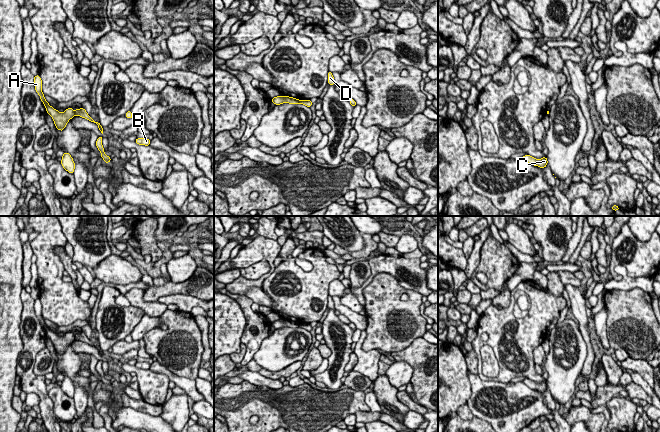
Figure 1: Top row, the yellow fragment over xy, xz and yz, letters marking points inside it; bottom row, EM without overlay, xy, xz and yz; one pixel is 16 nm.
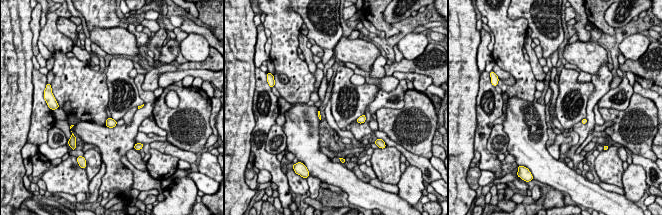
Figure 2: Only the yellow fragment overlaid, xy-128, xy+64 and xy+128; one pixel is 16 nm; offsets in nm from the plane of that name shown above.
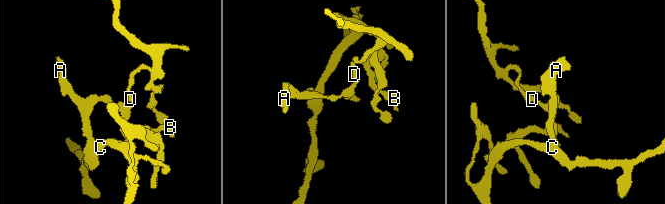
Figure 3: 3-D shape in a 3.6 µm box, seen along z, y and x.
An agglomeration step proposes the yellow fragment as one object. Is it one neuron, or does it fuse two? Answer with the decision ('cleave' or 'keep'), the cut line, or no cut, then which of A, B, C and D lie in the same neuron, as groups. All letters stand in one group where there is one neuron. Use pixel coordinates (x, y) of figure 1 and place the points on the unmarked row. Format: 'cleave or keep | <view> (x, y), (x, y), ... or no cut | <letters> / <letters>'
cleave | xy (73, 335), (75, 338) | A B C / D

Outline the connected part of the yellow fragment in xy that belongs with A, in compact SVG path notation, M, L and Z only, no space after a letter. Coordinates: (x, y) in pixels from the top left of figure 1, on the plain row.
M39 299L34 300L34 310L35 315L38 317L41 325L46 331L47 337L52 341L56 352L60 355L63 355L69 344L75 340L74 334L71 331L67 332L63 337L61 337L58 334L54 333L52 330L50 330L42 316L42 304Z

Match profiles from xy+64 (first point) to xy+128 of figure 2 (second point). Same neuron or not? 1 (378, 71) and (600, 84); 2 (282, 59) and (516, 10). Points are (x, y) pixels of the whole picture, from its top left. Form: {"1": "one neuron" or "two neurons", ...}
{"1": "one neuron", "2": "two neurons"}

